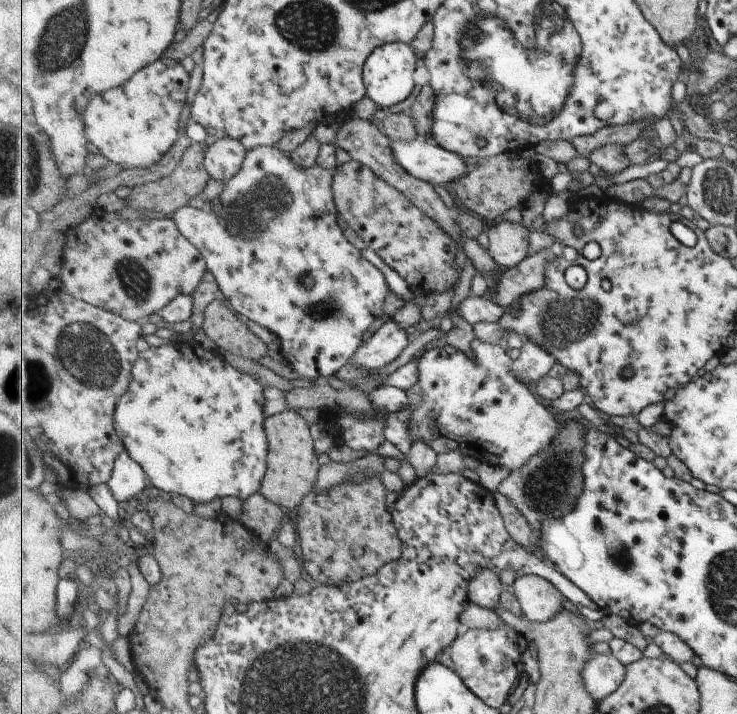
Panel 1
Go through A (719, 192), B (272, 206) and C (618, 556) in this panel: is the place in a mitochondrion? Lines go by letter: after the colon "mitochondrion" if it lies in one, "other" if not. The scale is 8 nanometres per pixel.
A: mitochondrion
B: mitochondrion
C: mitochondrion

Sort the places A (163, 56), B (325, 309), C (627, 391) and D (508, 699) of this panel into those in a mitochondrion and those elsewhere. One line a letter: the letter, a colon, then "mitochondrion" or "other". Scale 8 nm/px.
A: other
B: mitochondrion
C: other
D: other

